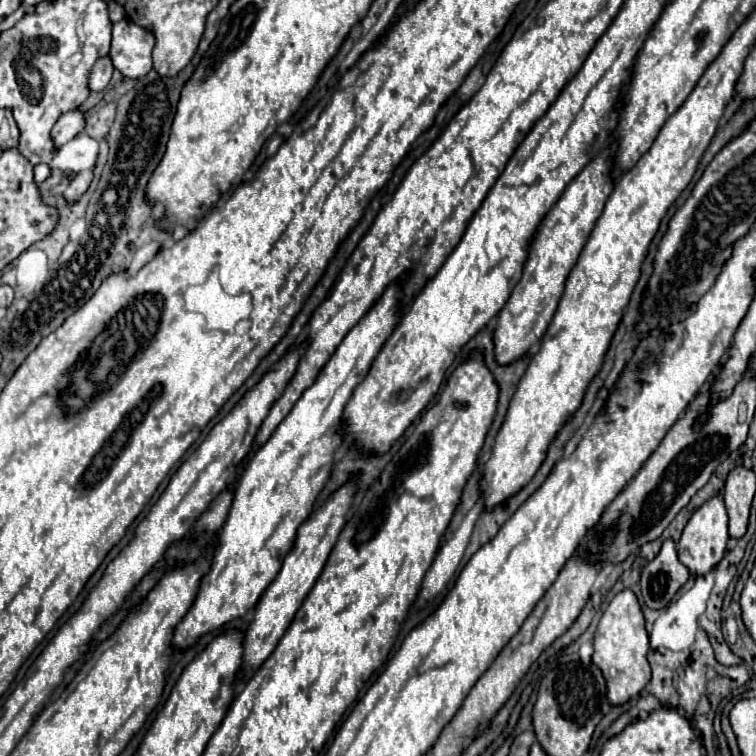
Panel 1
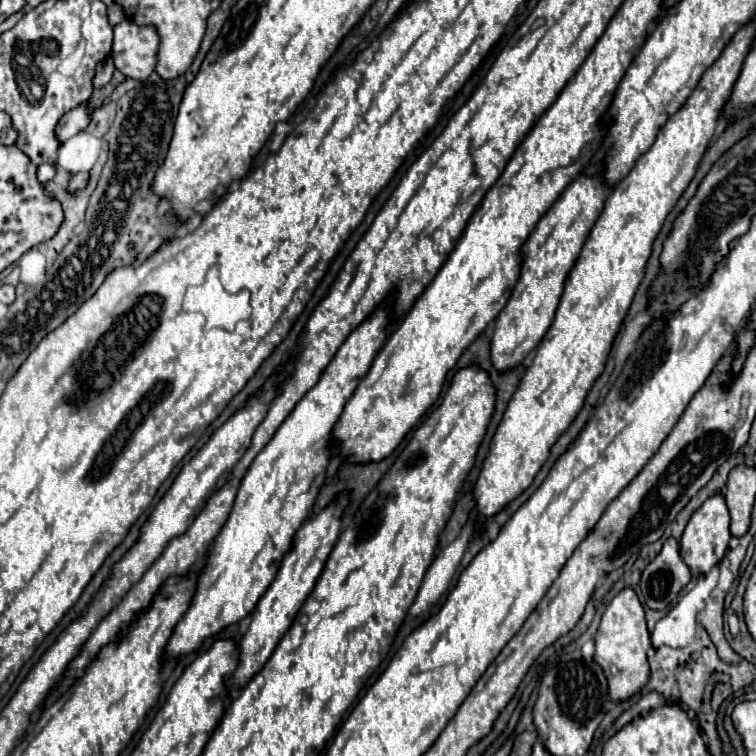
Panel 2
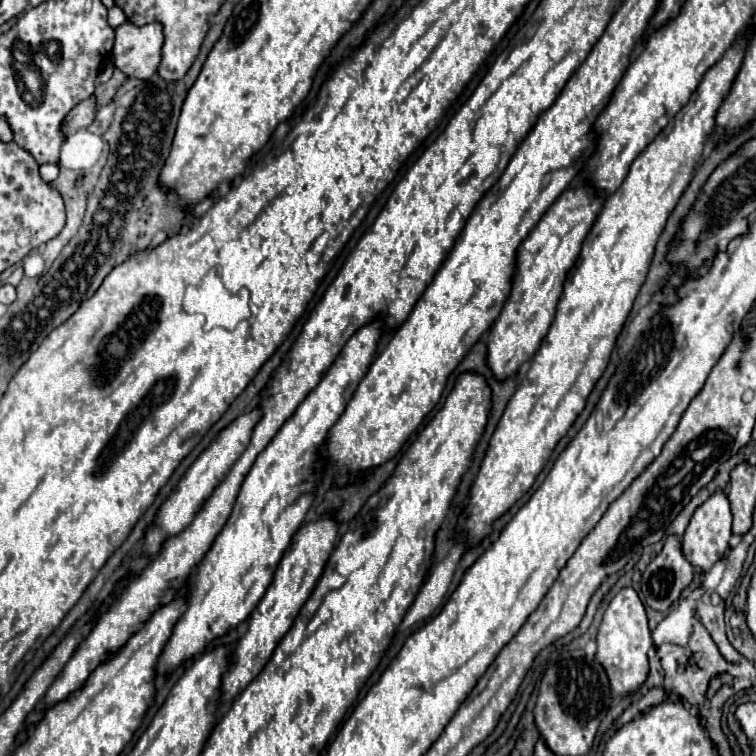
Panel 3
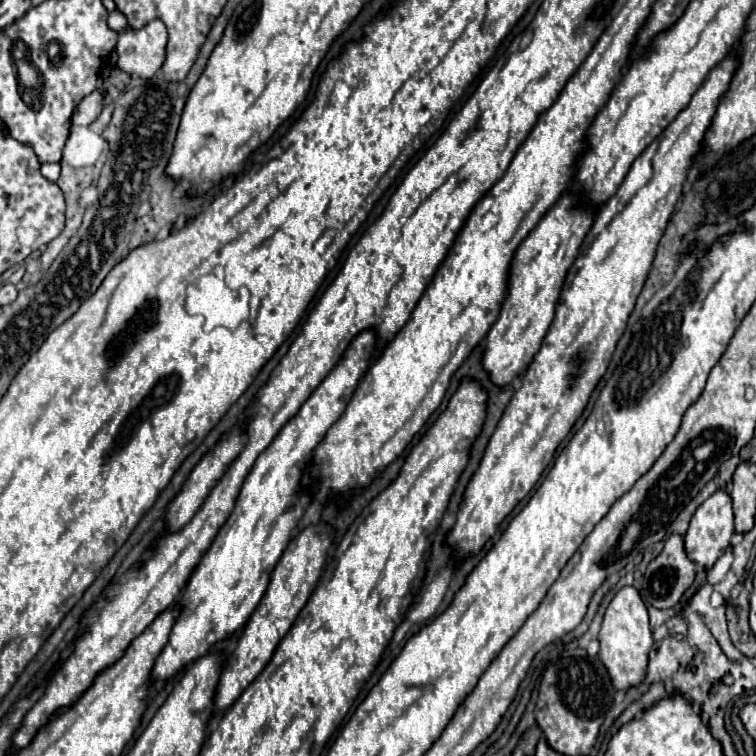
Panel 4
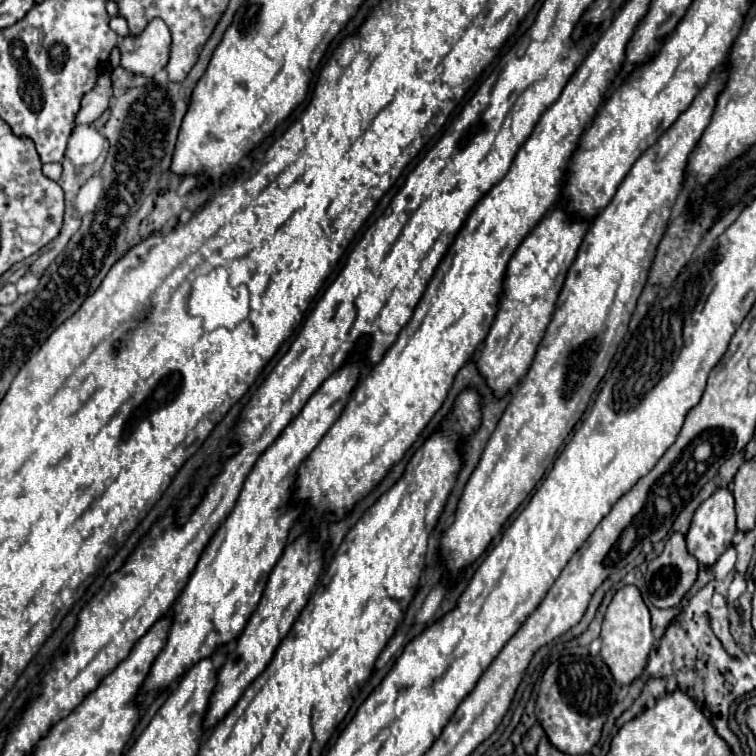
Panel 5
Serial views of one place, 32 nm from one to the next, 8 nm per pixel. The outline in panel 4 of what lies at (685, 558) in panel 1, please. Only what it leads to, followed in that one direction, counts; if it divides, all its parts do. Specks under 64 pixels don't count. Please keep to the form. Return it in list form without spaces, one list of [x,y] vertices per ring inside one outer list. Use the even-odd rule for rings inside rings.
[[[716,490],[704,504],[698,506],[690,520],[690,528],[684,534],[684,546],[686,554],[706,570],[714,566],[714,562],[730,548],[730,538],[734,534],[734,510],[732,510],[732,498],[726,490]]]

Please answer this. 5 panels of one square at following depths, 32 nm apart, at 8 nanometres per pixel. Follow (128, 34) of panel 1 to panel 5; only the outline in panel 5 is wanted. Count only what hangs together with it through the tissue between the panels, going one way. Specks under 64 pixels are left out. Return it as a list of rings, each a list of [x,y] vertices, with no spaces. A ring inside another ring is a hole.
[[[156,18],[138,38],[124,38],[120,44],[122,66],[132,74],[142,74],[152,78],[158,70],[168,64],[168,54],[172,48],[172,36],[168,26]]]

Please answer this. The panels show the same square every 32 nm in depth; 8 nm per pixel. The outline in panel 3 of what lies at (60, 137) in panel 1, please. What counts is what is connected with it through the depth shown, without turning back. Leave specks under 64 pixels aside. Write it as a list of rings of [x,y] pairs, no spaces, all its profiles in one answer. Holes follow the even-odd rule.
[[[92,94],[92,98],[86,98],[84,102],[80,102],[66,118],[64,122],[64,134],[70,136],[76,128],[82,128],[82,126],[90,126],[90,122],[94,120],[98,112],[98,104],[96,104],[96,96]]]

